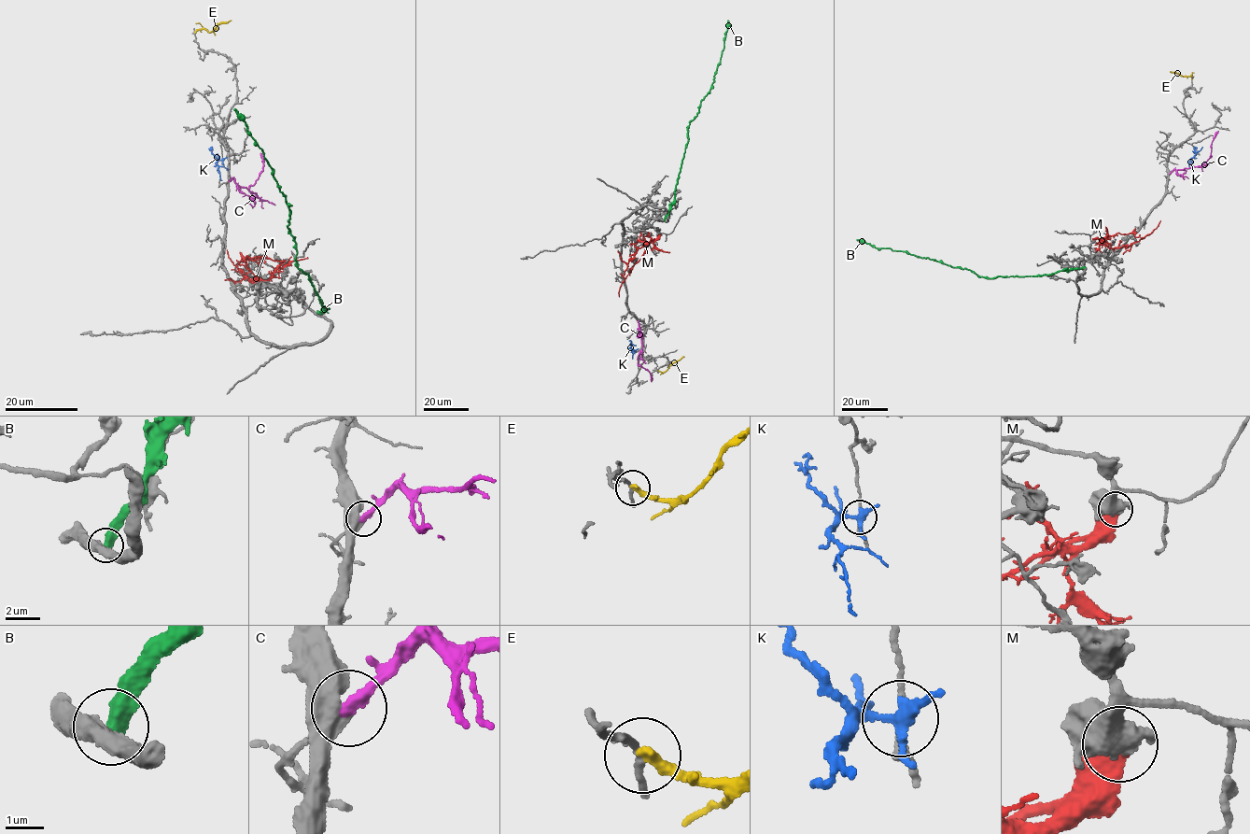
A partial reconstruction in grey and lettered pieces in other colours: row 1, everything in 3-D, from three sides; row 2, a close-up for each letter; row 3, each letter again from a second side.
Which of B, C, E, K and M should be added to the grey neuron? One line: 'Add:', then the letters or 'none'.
Add: C

